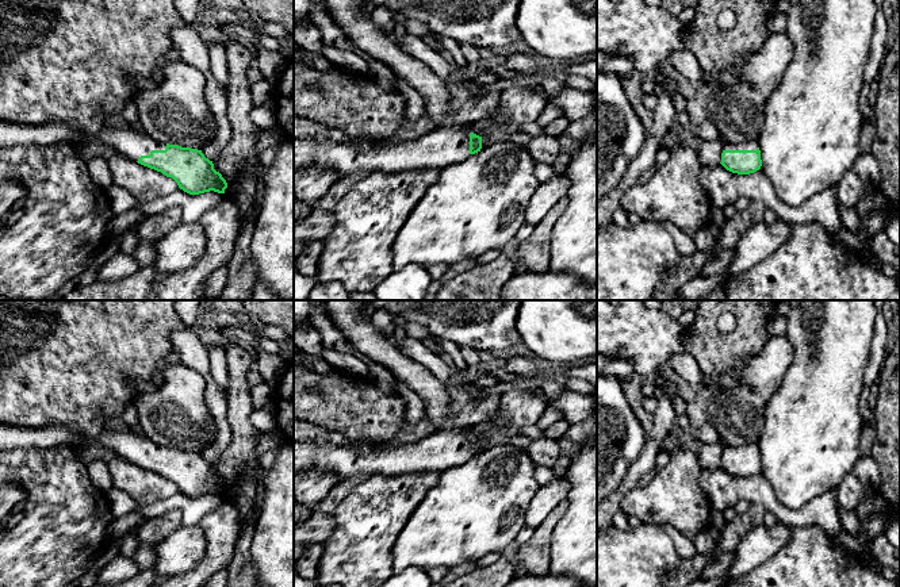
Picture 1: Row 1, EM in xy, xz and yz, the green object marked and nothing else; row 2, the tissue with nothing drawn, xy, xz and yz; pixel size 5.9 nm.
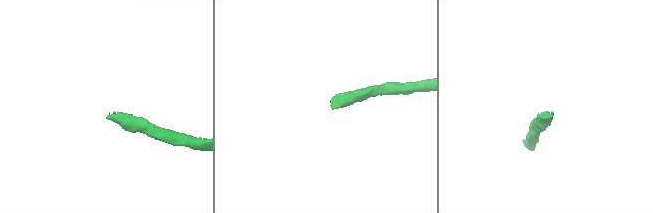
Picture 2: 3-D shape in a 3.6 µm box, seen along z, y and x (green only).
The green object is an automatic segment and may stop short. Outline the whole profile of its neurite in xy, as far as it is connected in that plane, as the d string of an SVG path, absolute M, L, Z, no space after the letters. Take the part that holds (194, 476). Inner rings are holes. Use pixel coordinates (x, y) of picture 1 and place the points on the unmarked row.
M0 423L0 452L60 446L77 449L89 445L110 449L116 457L172 480L179 491L189 498L210 494L225 496L227 491L226 483L202 453L162 446L142 434L104 429L96 440L85 440L64 426L32 429Z

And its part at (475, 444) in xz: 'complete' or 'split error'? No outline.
split error

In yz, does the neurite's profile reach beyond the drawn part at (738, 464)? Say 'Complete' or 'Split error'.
Split error

